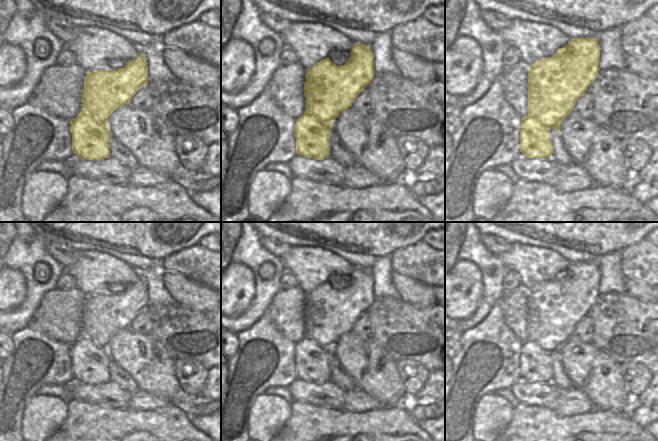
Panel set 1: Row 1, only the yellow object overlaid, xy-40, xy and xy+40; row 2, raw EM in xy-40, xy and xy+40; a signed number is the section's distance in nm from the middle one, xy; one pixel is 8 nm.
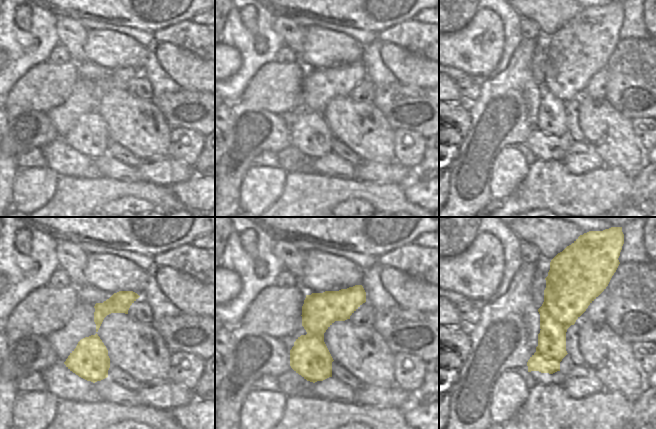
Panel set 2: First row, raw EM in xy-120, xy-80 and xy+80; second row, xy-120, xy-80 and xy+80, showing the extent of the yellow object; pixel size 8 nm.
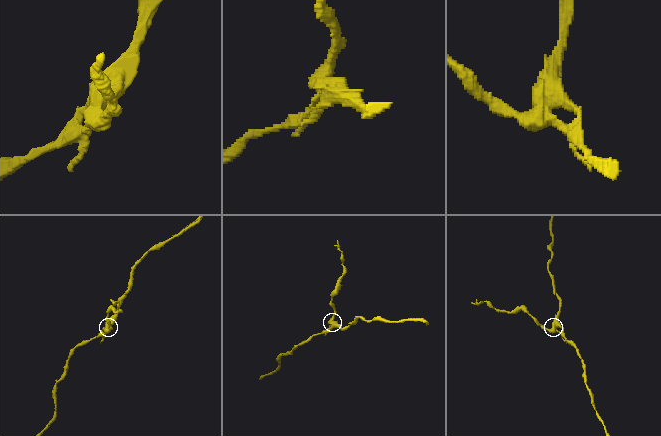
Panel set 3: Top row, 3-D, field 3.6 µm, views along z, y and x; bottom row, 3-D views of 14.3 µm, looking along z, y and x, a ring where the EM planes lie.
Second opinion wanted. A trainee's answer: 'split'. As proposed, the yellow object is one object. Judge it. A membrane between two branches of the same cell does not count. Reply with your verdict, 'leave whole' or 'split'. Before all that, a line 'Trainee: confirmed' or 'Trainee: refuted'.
Trainee: confirmed
split

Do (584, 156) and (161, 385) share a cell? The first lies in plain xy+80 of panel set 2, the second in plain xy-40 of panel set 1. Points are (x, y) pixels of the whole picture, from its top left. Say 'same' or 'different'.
different

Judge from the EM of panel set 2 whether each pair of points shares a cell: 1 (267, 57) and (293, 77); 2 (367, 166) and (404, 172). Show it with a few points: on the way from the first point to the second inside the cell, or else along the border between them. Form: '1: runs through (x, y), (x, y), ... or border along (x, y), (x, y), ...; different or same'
1: border along (274, 59), (265, 63), (253, 75); different
2: runs through (376, 171), (395, 172); same

